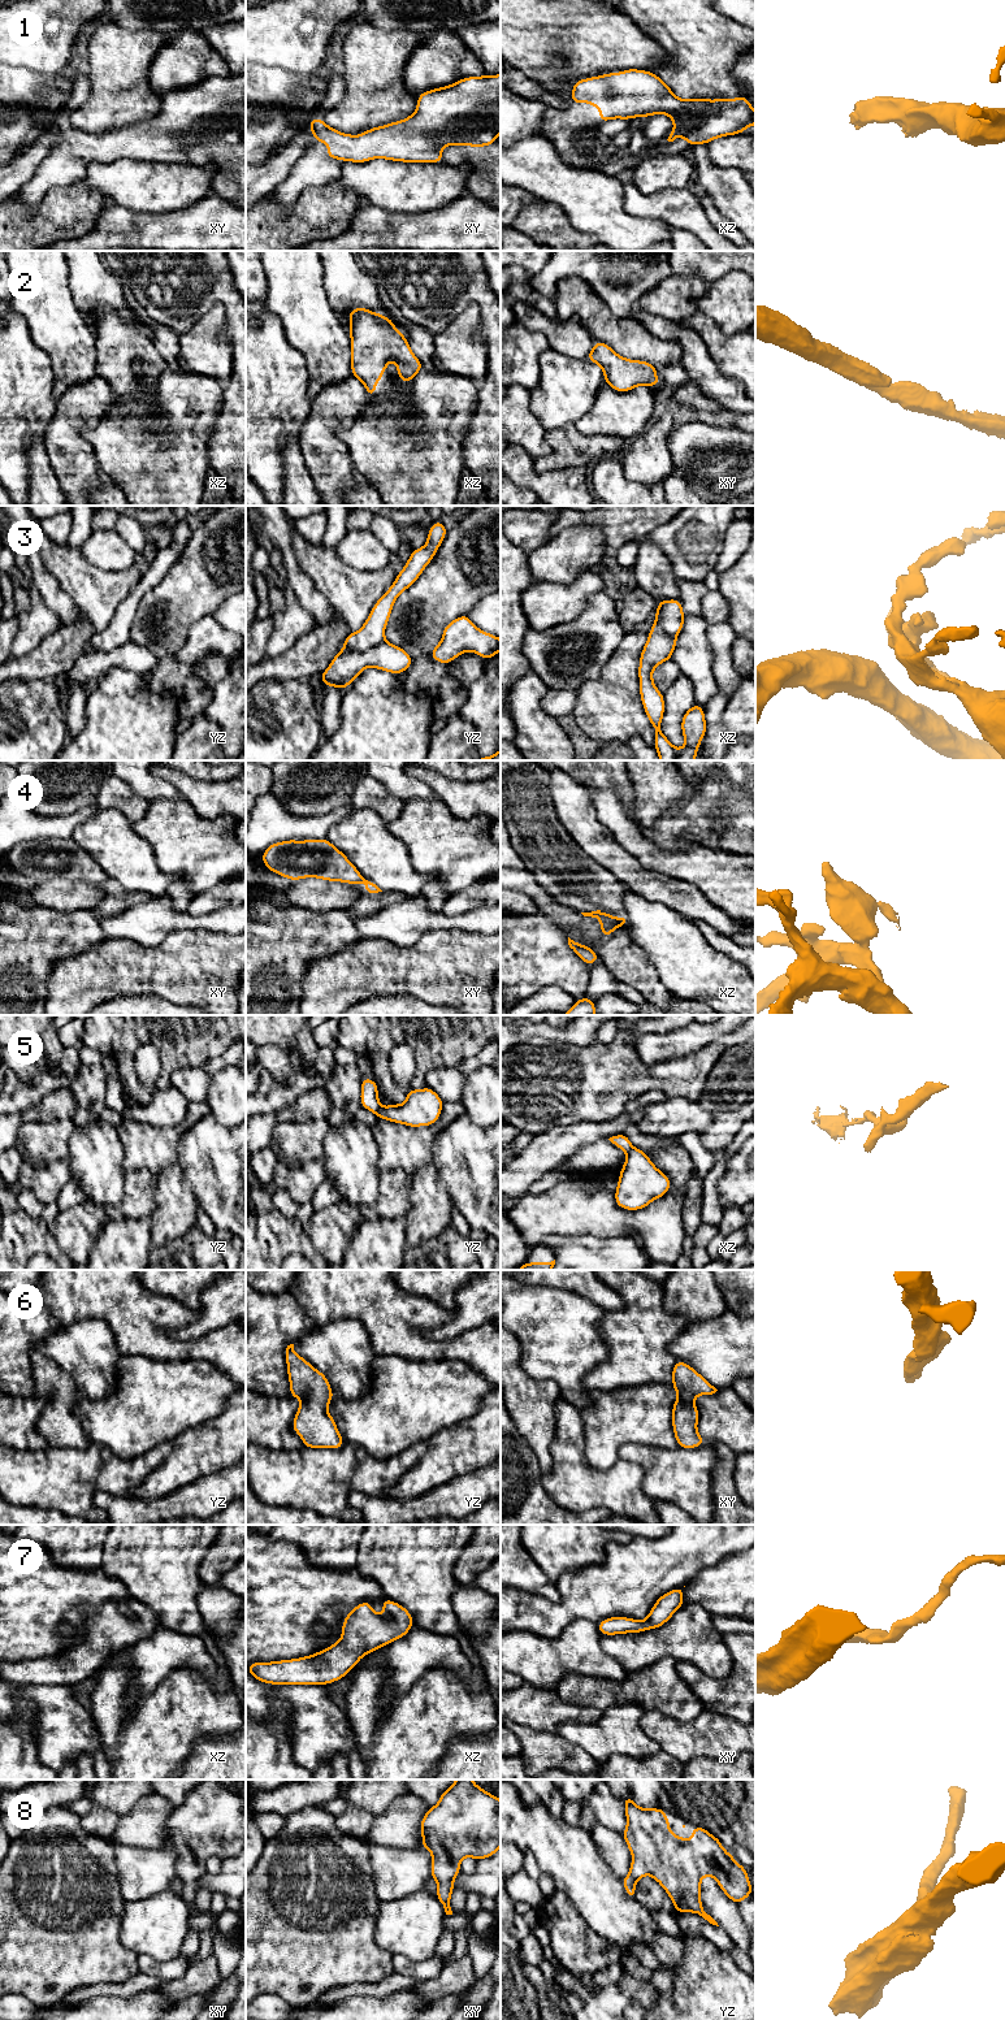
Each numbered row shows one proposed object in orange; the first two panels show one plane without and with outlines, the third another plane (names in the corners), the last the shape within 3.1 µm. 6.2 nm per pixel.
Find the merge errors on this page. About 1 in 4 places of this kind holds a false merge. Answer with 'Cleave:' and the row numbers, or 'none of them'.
Cleave: 4, 5

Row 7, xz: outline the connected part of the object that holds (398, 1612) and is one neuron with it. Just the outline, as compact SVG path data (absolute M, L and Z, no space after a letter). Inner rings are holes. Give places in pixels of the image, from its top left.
M385 1598L381 1604L386 1612L384 1616L377 1614L368 1600L358 1604L342 1622L341 1639L324 1651L291 1660L252 1663L247 1672L269 1685L329 1685L346 1677L363 1656L403 1638L413 1626L413 1618L403 1605Z

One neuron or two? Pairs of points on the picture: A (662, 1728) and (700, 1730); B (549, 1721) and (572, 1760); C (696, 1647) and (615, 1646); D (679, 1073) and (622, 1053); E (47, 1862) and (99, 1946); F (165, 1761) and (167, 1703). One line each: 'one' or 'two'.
A: one
B: two
C: one
D: one
E: one
F: one

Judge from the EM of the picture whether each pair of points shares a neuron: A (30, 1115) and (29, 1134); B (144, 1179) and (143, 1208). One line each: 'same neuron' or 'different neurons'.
A: different neurons
B: same neuron

